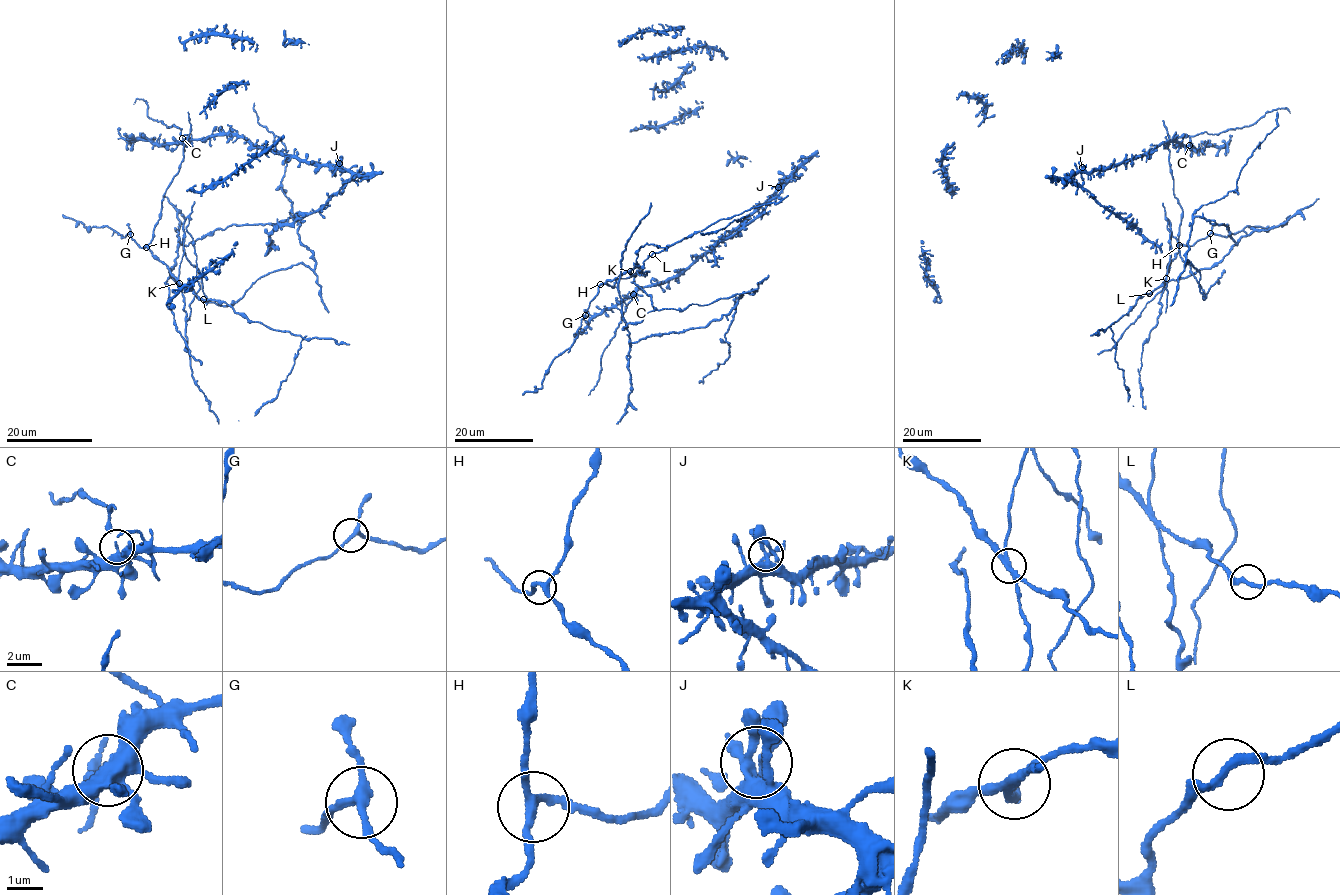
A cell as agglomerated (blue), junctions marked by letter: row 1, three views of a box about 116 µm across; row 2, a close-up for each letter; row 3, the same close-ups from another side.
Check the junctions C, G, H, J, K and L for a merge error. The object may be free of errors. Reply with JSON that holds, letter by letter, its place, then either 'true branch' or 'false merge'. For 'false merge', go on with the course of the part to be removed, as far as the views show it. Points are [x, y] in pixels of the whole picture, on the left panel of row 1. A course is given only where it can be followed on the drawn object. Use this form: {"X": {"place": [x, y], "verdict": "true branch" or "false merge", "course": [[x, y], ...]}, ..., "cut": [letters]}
{"C": {"place": [182, 138], "verdict": "true branch"}, "G": {"place": [130, 234], "verdict": "true branch"}, "H": {"place": [146, 247], "verdict": "true branch"}, "J": {"place": [339, 163], "verdict": "true branch"}, "K": {"place": [179, 283], "verdict": "false merge", "course": [[179, 283], [183, 238], [207, 300], [222, 305], [315, 260], [295, 215], [180, 244], [169, 309], [202, 364]]}, "L": {"place": [203, 299], "verdict": "true branch"}, "cut": ["K"]}

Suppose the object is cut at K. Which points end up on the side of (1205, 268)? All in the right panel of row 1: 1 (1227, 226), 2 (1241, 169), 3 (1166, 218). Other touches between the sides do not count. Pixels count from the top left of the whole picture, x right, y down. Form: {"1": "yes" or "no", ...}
{"1": "yes", "2": "yes", "3": "yes"}

